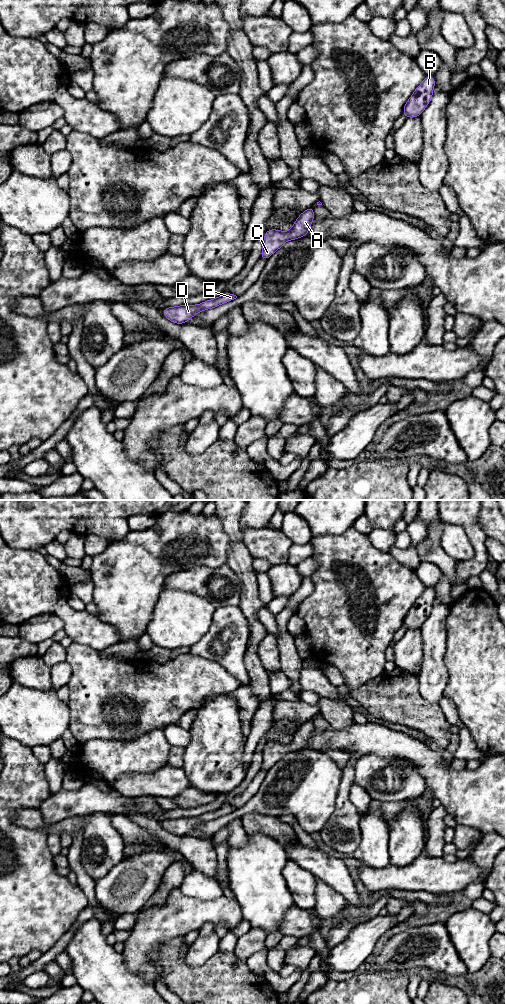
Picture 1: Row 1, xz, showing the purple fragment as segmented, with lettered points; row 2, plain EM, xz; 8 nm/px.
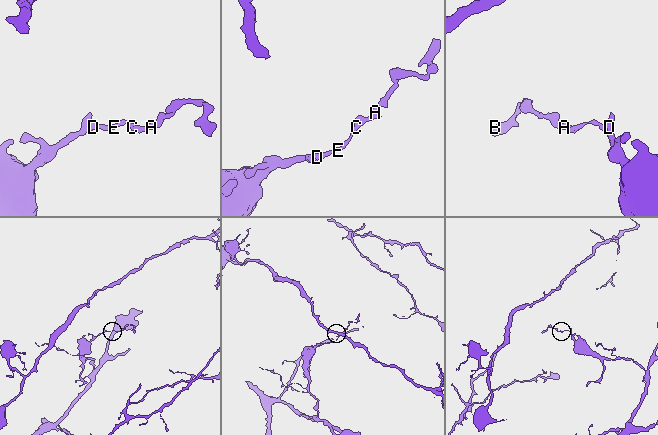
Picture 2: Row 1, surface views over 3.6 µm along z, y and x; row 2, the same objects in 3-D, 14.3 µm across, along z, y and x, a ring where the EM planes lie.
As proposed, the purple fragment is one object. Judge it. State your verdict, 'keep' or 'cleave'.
keep

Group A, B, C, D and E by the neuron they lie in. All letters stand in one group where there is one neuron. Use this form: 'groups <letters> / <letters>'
groups A B C D E

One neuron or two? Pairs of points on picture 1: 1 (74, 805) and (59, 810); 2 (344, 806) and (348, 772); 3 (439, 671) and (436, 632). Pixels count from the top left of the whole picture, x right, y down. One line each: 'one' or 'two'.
1: one
2: one
3: one

